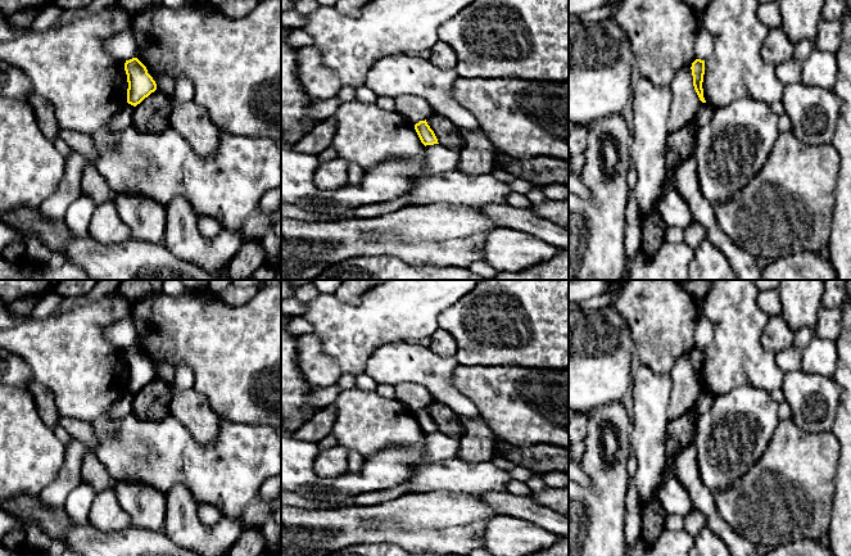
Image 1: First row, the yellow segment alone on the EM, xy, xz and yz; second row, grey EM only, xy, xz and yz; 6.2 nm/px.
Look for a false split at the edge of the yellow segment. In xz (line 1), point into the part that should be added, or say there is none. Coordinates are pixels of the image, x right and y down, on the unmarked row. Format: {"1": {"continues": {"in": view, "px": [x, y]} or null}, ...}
{"1": {"continues": null}}

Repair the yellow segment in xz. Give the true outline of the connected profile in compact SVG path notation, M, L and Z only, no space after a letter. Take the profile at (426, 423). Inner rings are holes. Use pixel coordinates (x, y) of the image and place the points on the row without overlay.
M426 407L425 408L420 408L418 411L416 411L415 412L415 417L416 417L421 430L425 434L426 433L439 431L434 419L430 416L430 413L426 410Z

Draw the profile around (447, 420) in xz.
M434 401L426 410L434 419L439 431L457 440L462 437L463 424L451 407Z

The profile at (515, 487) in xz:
M516 479L511 480L507 484L507 491L513 496L520 496L520 497L530 497L530 494L531 494L531 491L526 485L526 483L516 480Z

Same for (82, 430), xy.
M60 416L59 425L64 428L72 438L82 442L87 448L87 452L95 451L98 446L98 440L91 422L68 417L68 416Z

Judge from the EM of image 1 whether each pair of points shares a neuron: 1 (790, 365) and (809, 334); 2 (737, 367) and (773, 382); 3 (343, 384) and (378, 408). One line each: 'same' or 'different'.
1: same
2: same
3: different

